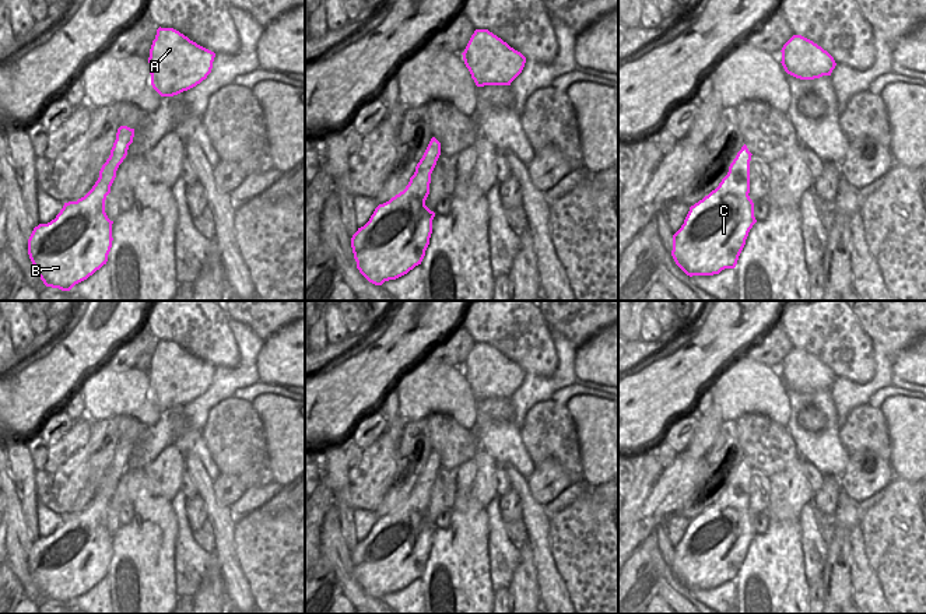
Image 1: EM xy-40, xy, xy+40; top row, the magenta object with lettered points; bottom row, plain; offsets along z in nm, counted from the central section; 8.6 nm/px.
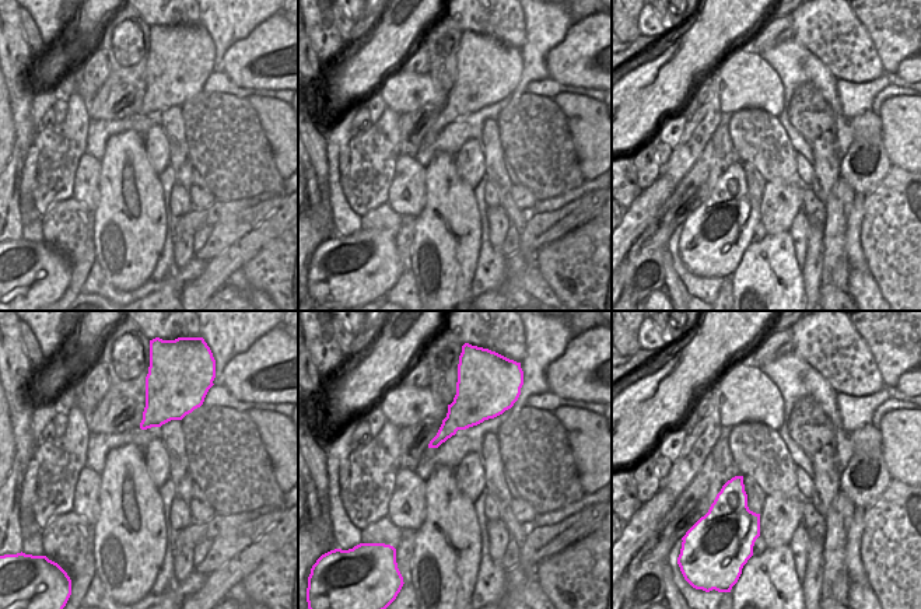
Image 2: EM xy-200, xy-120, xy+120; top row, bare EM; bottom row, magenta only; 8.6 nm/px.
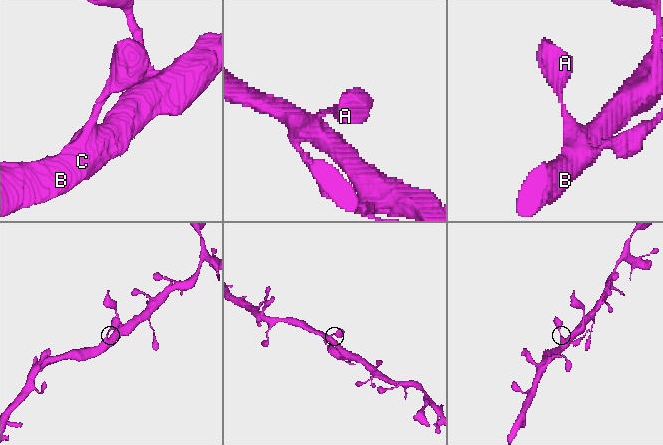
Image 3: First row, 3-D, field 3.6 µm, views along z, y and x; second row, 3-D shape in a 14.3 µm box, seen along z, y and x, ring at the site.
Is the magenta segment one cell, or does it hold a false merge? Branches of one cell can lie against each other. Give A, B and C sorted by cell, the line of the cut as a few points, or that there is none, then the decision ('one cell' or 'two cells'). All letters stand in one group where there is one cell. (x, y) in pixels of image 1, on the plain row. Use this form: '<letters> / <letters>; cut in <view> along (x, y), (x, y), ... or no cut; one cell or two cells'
A B C; no cut; one cell

